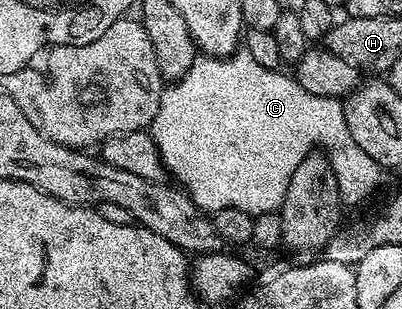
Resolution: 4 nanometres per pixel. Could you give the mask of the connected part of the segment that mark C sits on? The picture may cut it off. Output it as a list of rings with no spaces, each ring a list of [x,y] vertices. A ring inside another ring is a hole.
[[[239,49],[229,57],[202,55],[195,58],[192,69],[163,90],[158,112],[148,130],[158,147],[163,168],[179,179],[177,182],[201,211],[213,213],[235,207],[253,216],[278,211],[286,196],[288,181],[292,181],[292,173],[296,173],[300,161],[319,145],[329,154],[338,182],[338,196],[347,208],[364,202],[377,187],[378,163],[372,161],[372,157],[356,145],[352,133],[348,133],[342,103],[337,99],[316,97],[316,93],[308,93],[308,89],[299,85],[297,79],[282,73],[256,65],[252,53]]]

